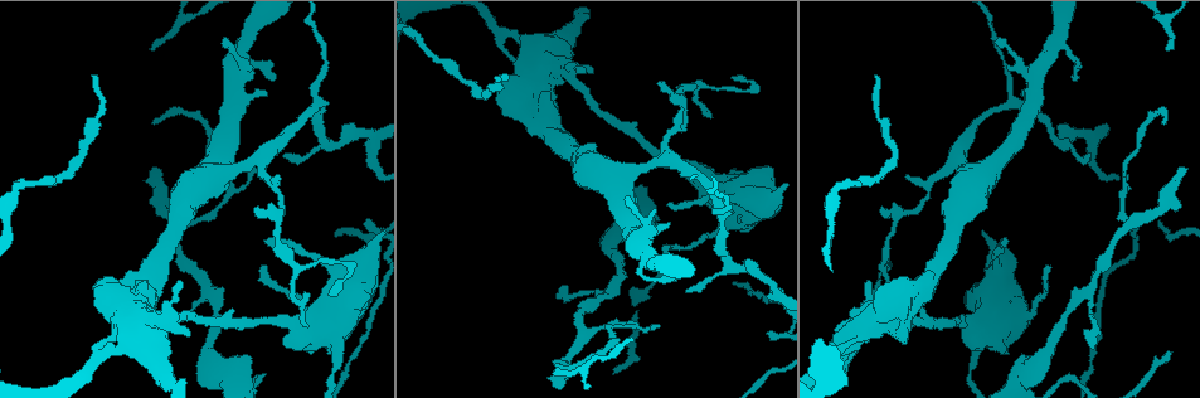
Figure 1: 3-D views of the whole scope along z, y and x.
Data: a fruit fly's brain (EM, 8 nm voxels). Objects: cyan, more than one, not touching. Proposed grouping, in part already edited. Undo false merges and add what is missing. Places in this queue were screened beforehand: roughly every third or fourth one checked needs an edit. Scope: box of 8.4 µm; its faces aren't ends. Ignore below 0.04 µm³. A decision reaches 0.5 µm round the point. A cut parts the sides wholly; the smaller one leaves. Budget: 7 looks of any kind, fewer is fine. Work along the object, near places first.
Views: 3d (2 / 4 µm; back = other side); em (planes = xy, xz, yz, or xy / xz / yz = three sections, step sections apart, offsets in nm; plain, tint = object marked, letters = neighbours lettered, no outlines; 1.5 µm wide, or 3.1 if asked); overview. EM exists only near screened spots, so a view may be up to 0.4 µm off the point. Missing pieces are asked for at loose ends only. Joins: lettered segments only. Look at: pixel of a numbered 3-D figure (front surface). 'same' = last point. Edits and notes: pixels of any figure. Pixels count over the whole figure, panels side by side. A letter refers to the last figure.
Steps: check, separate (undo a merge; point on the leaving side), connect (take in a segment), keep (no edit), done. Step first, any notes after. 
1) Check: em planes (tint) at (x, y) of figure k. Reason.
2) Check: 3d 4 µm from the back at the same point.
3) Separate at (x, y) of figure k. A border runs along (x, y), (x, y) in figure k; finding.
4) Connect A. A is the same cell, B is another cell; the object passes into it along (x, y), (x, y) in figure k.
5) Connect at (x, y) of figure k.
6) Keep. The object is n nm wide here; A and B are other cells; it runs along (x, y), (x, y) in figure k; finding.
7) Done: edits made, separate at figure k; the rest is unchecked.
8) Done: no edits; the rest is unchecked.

Check: 3d 4 µm at (1048, 267) of figure 1. Free end.

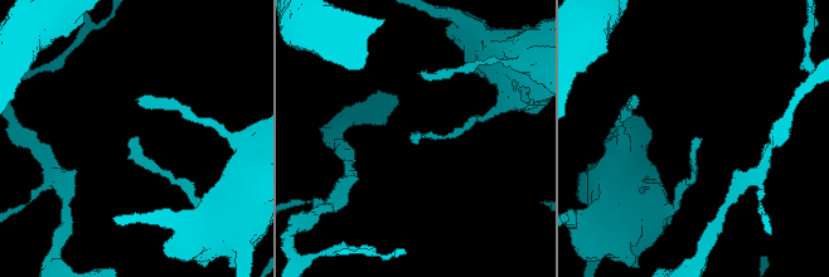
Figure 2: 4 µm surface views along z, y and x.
Check: em planes (letters) at (134, 138) of figure 2. Need the tissue.

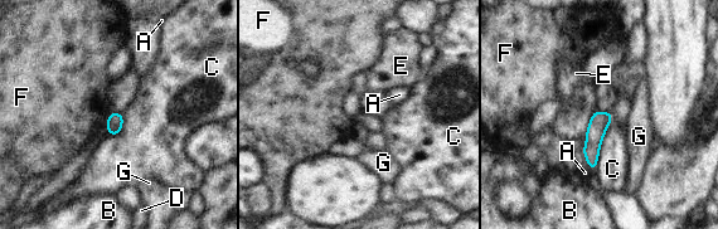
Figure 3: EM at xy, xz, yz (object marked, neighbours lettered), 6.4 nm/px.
Keep. The longest contact is with C, 340 nm; A, B, C, D, E, F and G are other cells; it runs along (598, 113), (592, 165) in figure 3; none of them fits.

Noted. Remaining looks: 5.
Check: 3d 4 µm from the back at (881, 208) of figure 1. An open end.

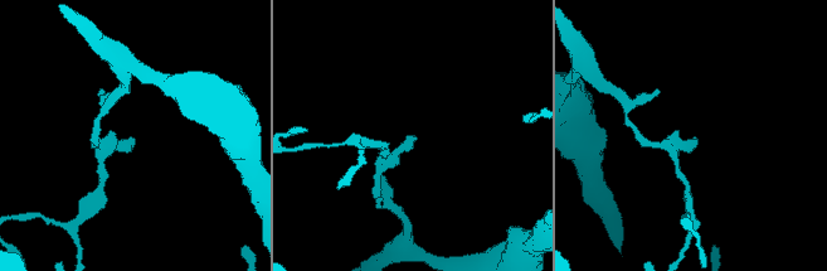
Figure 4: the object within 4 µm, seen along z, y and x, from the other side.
Check: em xz step 8 (letters) at (133, 139) of figure 4.

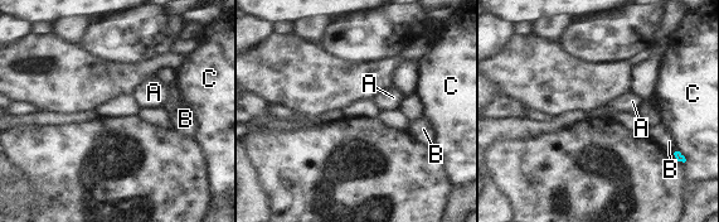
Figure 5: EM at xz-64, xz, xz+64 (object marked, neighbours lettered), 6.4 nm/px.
Check: em planes (letters) at the same point.

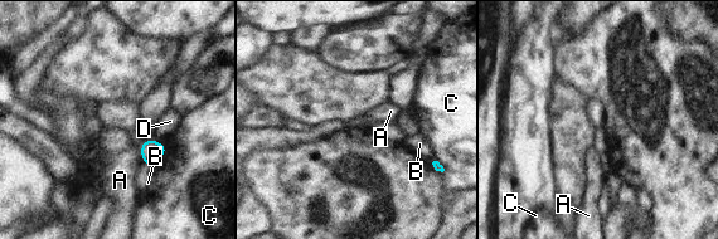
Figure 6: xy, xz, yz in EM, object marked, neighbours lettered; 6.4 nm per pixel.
Keep. A, B, C and D are other cells; a border runs along (153, 138), (141, 145), (145, 166) in figure 6; none of them fits.

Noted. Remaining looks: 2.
Check: 3d 2 µm at (305, 326) of figure 1. An open end.

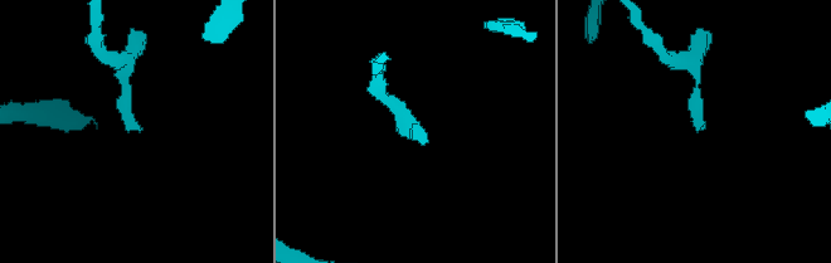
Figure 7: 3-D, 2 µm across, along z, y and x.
Check: em planes (letters) at (138, 128) of figure 7. Now the EM.

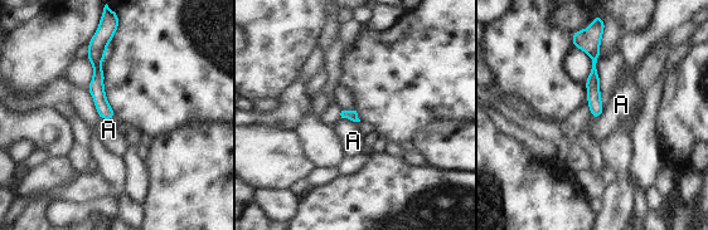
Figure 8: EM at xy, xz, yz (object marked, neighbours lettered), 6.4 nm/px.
Keep. A is another cell; it runs along (100, 42), (97, 92), (111, 116) in figure 8; no lettered segment goes on from it.

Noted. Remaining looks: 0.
Done: no edits; the rest is unchecked.

